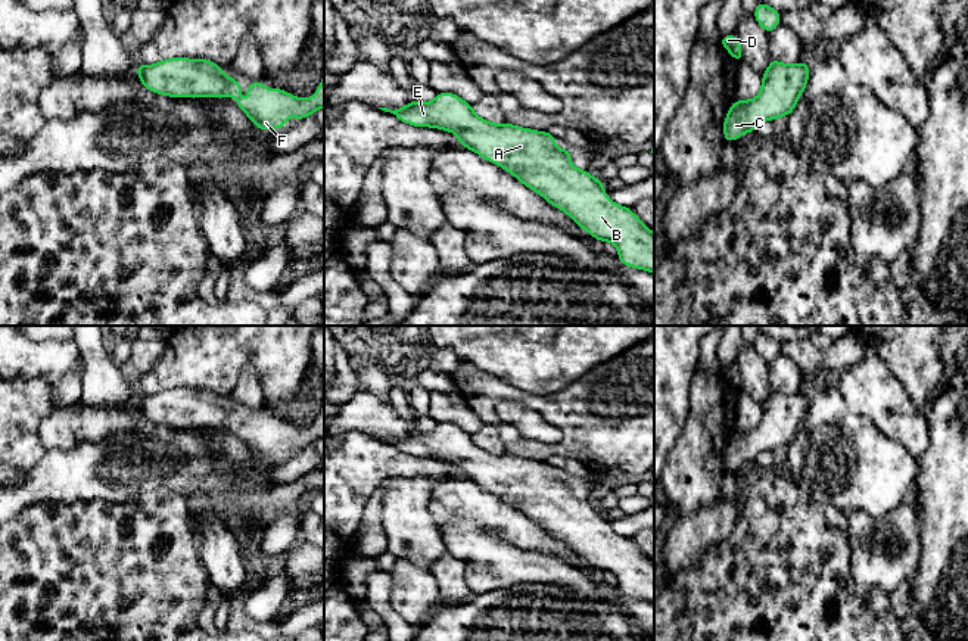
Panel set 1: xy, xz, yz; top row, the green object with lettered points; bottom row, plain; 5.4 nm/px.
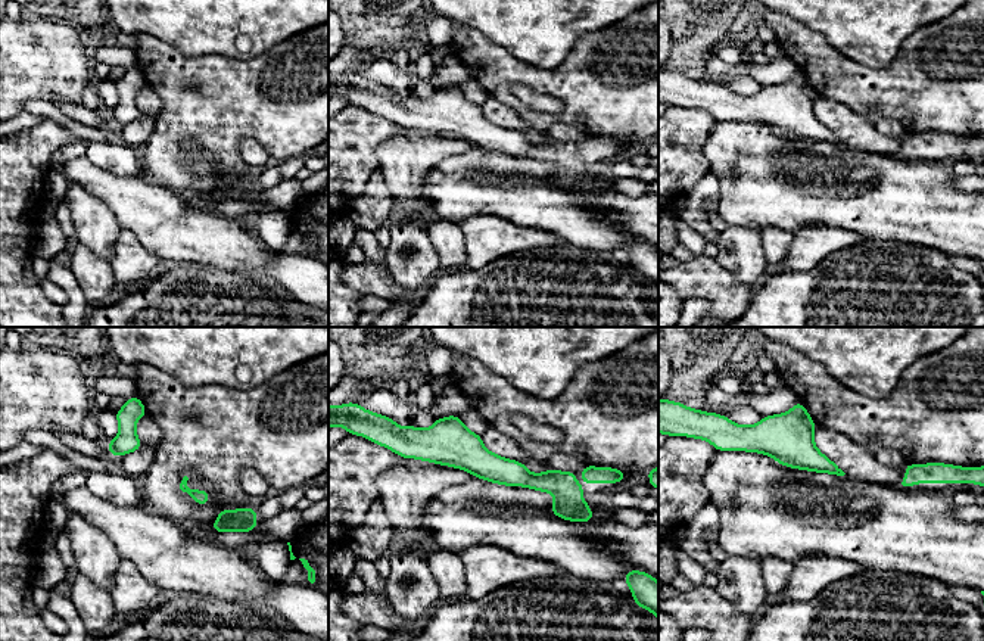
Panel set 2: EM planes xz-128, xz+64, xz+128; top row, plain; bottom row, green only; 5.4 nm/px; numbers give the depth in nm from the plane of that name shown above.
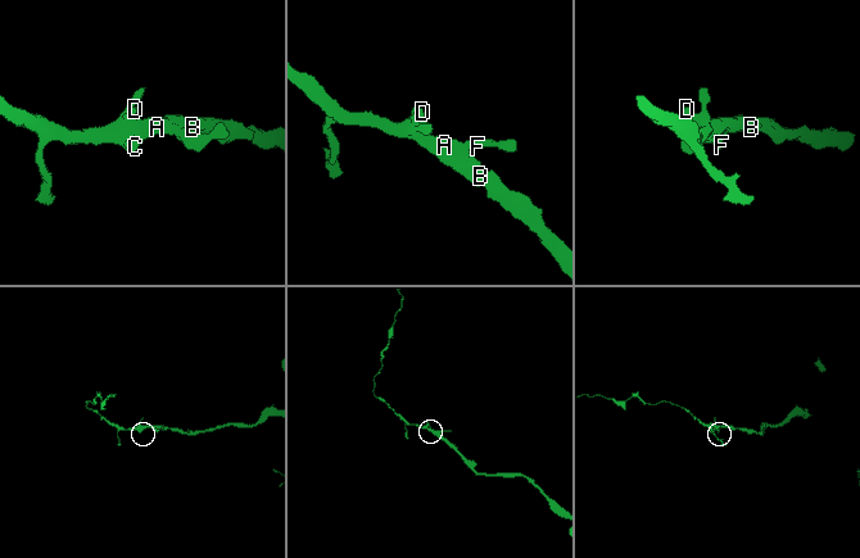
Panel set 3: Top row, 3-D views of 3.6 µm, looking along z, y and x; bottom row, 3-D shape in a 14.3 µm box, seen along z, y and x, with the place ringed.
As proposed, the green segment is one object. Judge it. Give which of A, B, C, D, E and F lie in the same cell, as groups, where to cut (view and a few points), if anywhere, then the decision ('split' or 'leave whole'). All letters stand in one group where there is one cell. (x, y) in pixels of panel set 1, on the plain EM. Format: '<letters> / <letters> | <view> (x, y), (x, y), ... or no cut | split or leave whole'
A B C D E F | no cut | leave whole

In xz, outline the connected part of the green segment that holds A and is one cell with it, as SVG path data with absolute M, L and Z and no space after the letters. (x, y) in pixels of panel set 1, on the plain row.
M438 423L432 432L415 430L395 441L379 439L414 457L454 463L463 477L513 504L598 572L611 572L626 597L654 604L654 563L629 538L611 532L604 513L575 498L570 480L557 479L558 469L548 461L485 451L454 423Z

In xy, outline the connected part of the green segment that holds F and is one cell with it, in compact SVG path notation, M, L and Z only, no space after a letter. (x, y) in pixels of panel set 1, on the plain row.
M177 386L172 389L161 390L155 395L137 395L137 405L144 418L169 426L169 427L220 427L225 429L227 426L233 426L236 429L236 436L243 441L255 457L259 460L274 460L284 458L289 446L295 445L296 452L308 445L314 445L317 439L324 438L324 408L315 420L314 427L299 429L287 421L280 420L278 417L273 420L267 420L262 411L250 413L248 416L249 429L243 433L240 430L242 417L239 410L231 410L224 401L218 396L218 393L206 389L186 389L183 386Z

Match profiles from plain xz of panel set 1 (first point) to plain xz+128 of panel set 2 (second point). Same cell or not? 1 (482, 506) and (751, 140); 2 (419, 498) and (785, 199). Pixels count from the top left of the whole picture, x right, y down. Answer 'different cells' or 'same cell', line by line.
1: different cells
2: different cells

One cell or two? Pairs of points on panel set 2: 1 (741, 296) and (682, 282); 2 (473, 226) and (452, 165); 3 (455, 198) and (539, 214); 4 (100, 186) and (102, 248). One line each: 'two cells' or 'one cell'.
1: one cell
2: two cells
3: one cell
4: two cells

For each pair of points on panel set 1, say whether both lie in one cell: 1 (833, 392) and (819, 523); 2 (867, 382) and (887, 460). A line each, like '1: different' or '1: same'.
1: different
2: different

